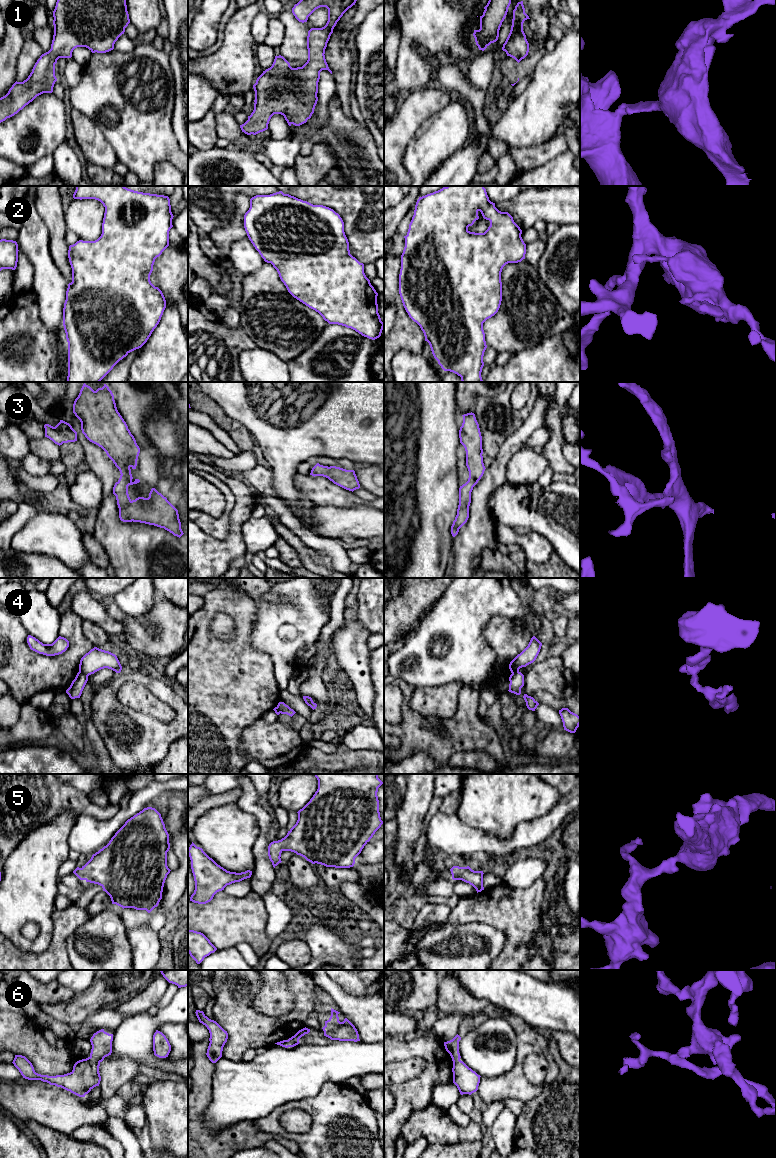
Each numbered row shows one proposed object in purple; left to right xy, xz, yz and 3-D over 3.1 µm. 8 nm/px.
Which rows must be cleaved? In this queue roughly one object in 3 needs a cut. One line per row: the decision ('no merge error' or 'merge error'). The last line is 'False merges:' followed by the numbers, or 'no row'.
1: no merge error
2: no merge error
3: no merge error
4: merge error
5: no merge error
6: merge error
False merges: 4, 6

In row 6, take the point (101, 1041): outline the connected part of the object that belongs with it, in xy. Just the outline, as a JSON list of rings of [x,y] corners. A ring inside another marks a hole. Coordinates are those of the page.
[[[101,1029],[93,1034],[90,1039],[92,1049],[90,1057],[95,1062],[102,1062],[105,1057],[112,1053],[113,1034],[109,1034]]]

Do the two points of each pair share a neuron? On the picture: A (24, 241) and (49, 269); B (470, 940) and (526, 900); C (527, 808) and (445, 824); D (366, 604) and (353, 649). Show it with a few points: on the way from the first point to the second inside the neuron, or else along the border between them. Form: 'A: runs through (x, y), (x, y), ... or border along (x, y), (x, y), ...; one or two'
A: runs through (31, 248), (40, 257), (42, 262); one
B: border along (467, 923), (488, 923), (499, 929), (506, 941); two
C: border along (455, 814), (465, 824), (483, 830); two
D: border along (356, 619), (370, 634); two

